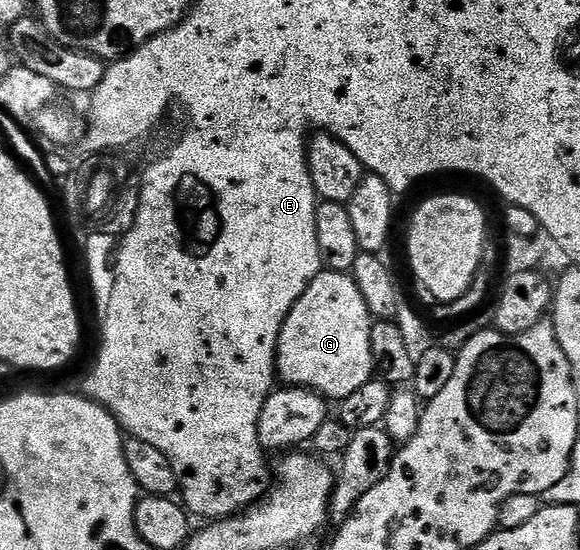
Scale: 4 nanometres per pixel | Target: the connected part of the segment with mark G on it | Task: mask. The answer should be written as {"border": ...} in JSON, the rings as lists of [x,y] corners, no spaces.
{"border":[[[320,271],[283,323],[275,355],[278,379],[292,388],[310,388],[335,402],[343,400],[373,378],[375,363],[369,346],[372,323],[354,275]]]}

